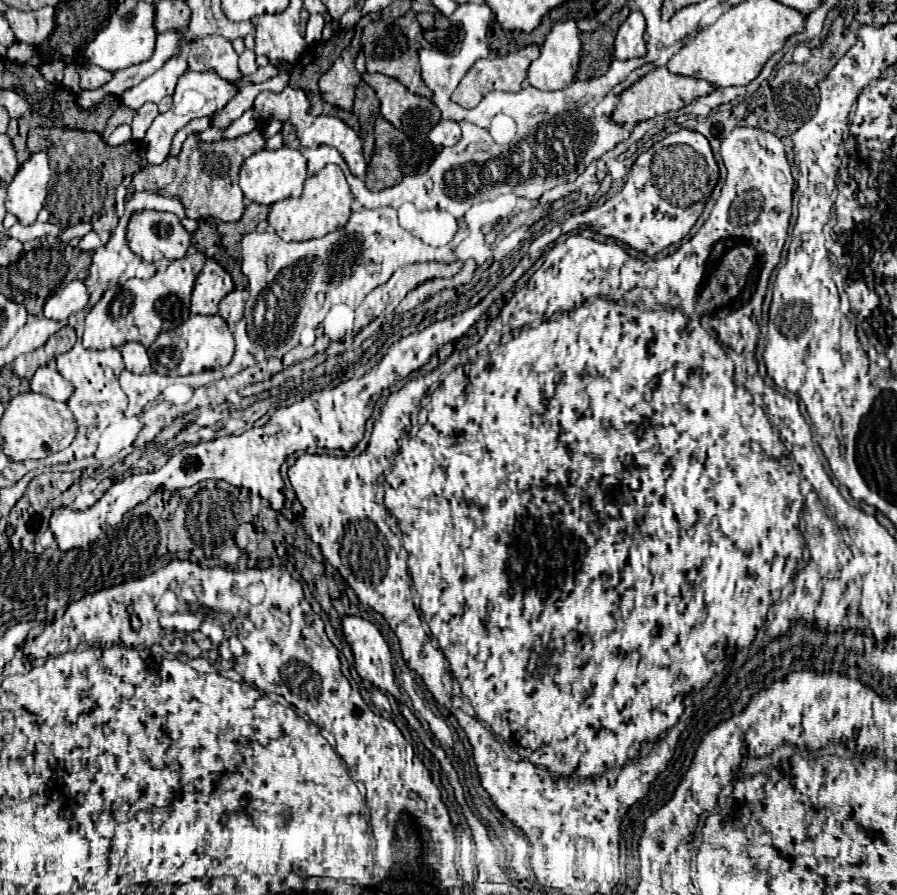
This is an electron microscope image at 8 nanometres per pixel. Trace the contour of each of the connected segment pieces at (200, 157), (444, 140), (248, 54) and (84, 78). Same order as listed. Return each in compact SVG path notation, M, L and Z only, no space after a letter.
M255 128L249 134L243 134L235 140L219 140L219 142L203 142L203 154L201 154L201 140L197 138L197 132L189 134L183 142L183 148L179 156L167 156L163 164L147 164L141 172L133 176L131 192L133 190L157 190L163 194L179 196L185 204L187 218L201 218L211 216L223 222L237 222L243 216L245 204L243 204L243 192L237 184L239 166L245 158L265 148L265 138L259 128Z
M453 120L437 122L429 132L429 140L437 146L453 146L459 142L459 138L461 138L461 128Z
M245 50L243 54L239 54L239 70L241 74L249 76L257 70L257 64L255 64L255 52L253 50Z
M89 64L89 66L83 66L81 68L79 86L81 86L81 90L97 90L97 88L105 86L111 78L113 78L113 72Z

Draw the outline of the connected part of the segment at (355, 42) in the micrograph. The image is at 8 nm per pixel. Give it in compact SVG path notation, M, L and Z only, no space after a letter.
M364 17L355 26L351 44L341 52L341 56L333 62L333 66L319 78L319 90L323 100L343 110L351 110L353 90L361 82L361 74L355 70L355 58L359 54L362 31L367 23L368 18Z

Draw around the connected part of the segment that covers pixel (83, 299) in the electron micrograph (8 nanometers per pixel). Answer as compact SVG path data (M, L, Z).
M81 280L69 282L65 288L57 288L45 302L43 314L49 320L67 320L71 314L83 310L87 306L87 288Z

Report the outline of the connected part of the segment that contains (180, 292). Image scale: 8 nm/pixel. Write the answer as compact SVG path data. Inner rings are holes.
M195 252L185 258L173 260L167 270L157 272L149 280L131 278L125 284L109 286L101 300L87 312L83 346L87 350L105 350L119 348L125 342L141 342L149 348L159 332L173 330L189 318L189 298L193 282L199 276L203 264L205 256Z

